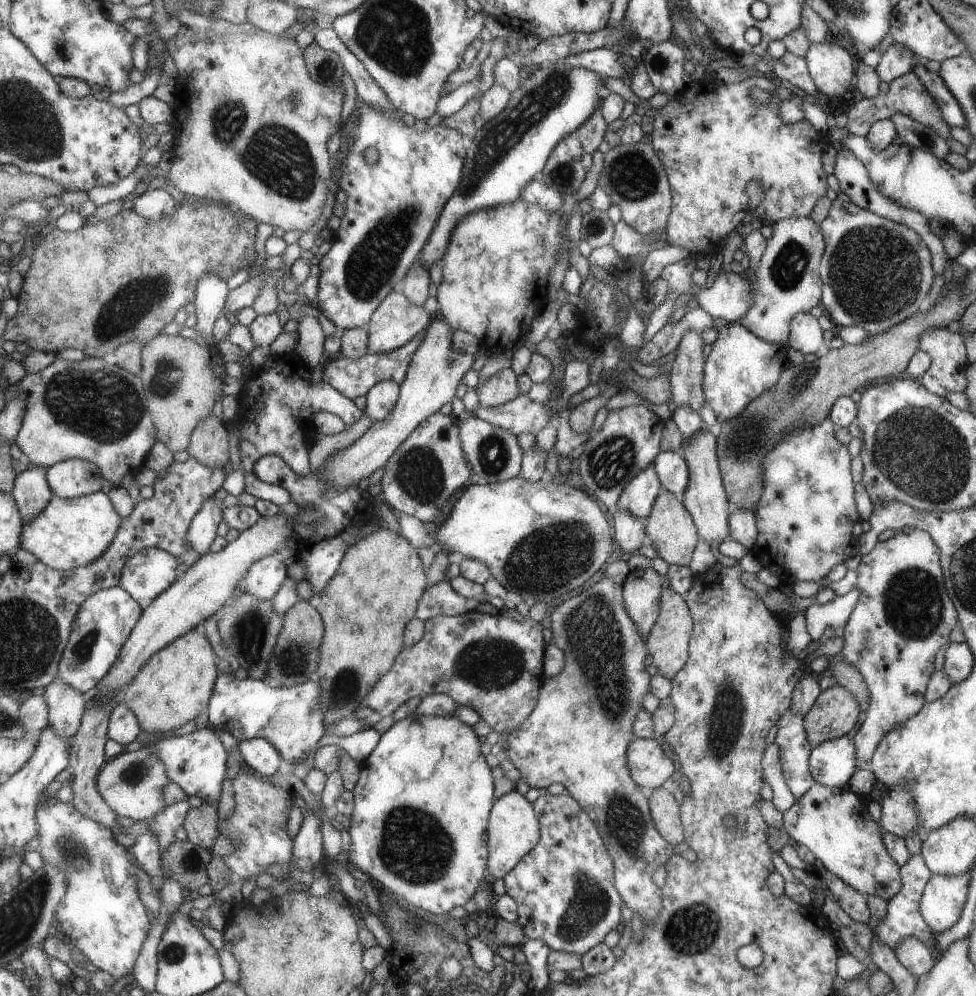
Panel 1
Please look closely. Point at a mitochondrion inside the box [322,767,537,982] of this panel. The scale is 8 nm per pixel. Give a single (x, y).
(415, 848)

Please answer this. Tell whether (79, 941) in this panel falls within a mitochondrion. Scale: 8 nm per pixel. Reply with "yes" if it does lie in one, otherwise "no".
no

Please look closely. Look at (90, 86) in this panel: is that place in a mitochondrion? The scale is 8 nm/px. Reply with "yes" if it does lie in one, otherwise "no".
no

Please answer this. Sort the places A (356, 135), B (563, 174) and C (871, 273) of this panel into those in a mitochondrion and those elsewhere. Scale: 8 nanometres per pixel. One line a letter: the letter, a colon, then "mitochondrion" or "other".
A: other
B: mitochondrion
C: mitochondrion

